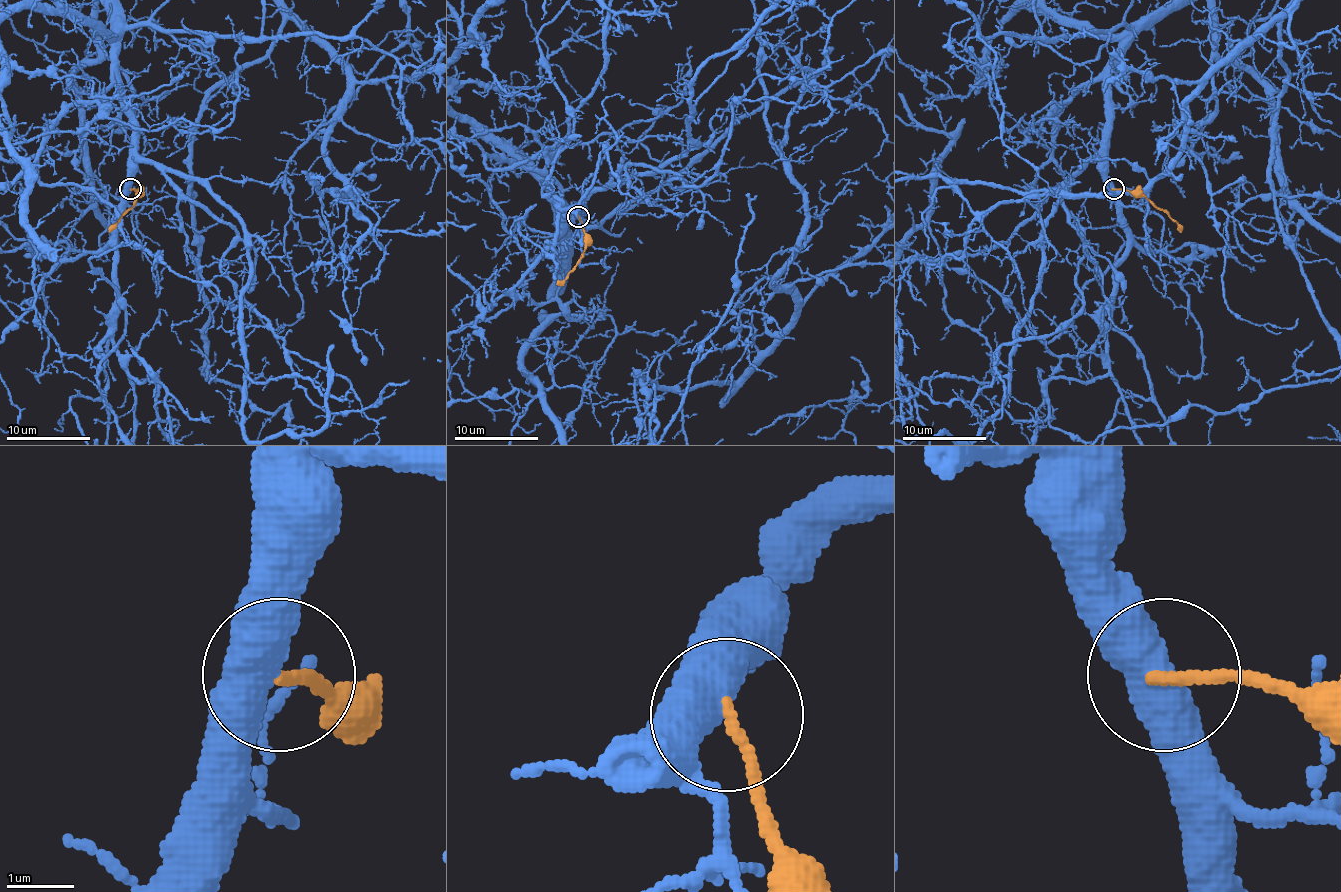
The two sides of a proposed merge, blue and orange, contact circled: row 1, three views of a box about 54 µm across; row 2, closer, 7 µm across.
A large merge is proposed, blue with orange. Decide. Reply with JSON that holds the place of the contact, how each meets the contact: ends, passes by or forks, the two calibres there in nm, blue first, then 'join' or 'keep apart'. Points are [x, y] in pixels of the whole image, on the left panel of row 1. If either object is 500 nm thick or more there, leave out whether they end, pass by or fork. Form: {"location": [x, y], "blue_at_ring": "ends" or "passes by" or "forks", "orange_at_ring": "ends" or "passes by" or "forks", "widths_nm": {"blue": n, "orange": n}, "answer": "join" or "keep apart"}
{"location": [130, 189], "widths_nm": {"blue": 550, "orange": 150}, "answer": "keep apart"}

